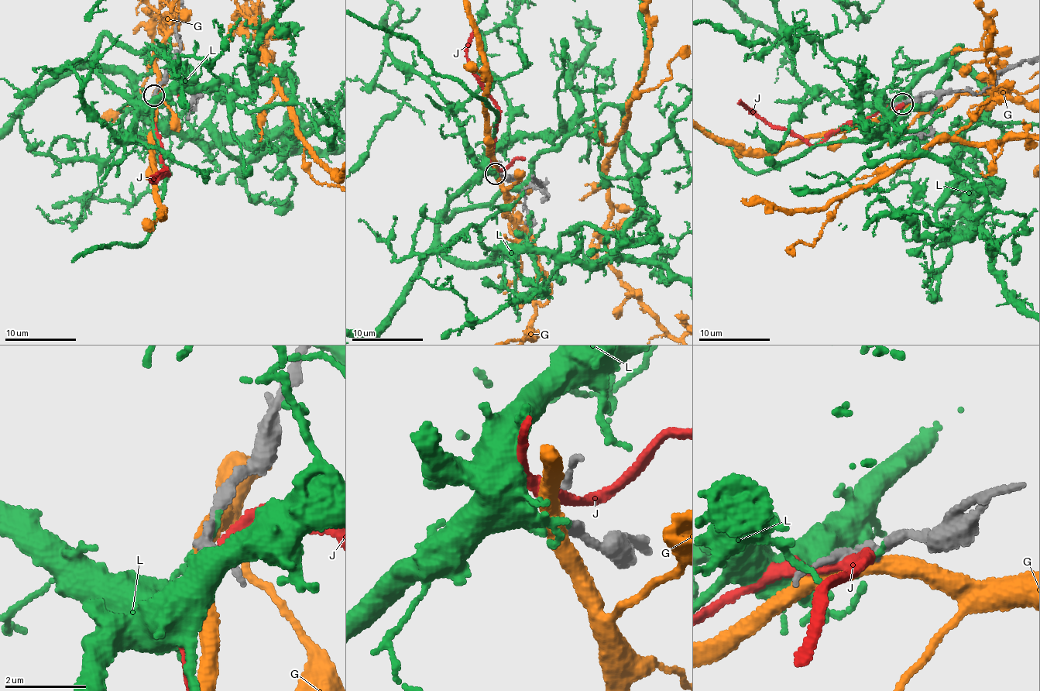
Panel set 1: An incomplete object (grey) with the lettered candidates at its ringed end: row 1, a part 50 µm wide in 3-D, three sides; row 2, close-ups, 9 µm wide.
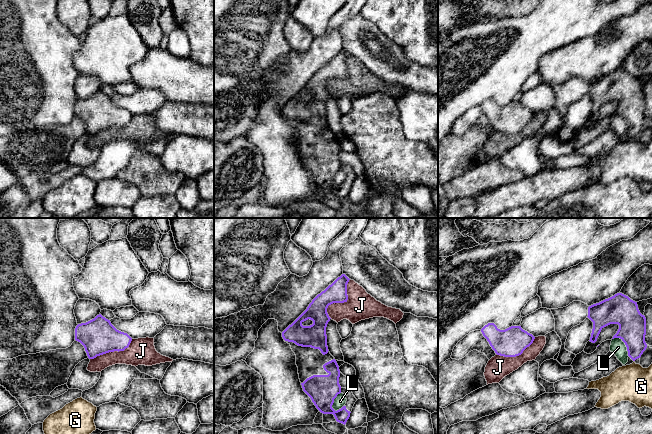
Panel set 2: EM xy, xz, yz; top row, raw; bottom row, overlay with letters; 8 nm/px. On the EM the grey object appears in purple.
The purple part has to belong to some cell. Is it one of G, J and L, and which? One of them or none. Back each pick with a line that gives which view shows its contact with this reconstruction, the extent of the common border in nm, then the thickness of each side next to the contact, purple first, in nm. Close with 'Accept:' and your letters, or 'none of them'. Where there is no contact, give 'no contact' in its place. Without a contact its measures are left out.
Accept: none of them

